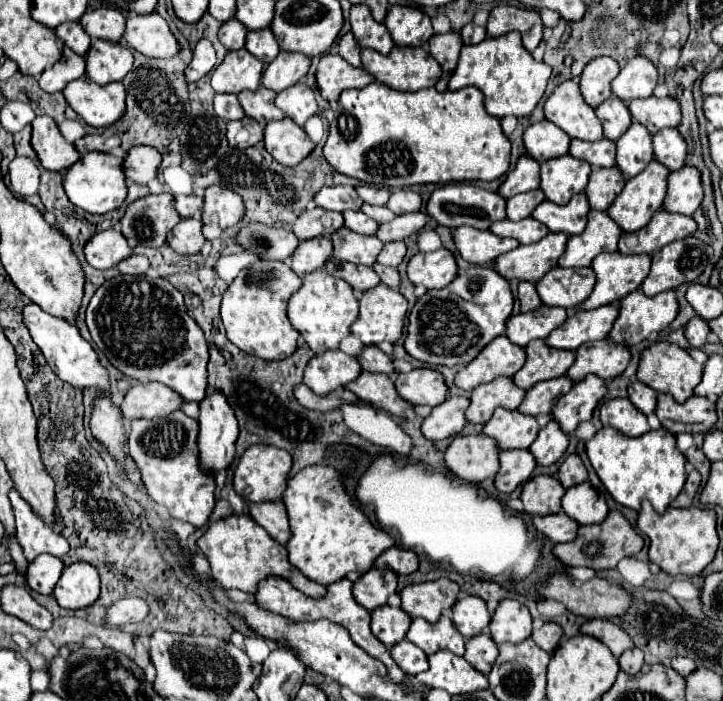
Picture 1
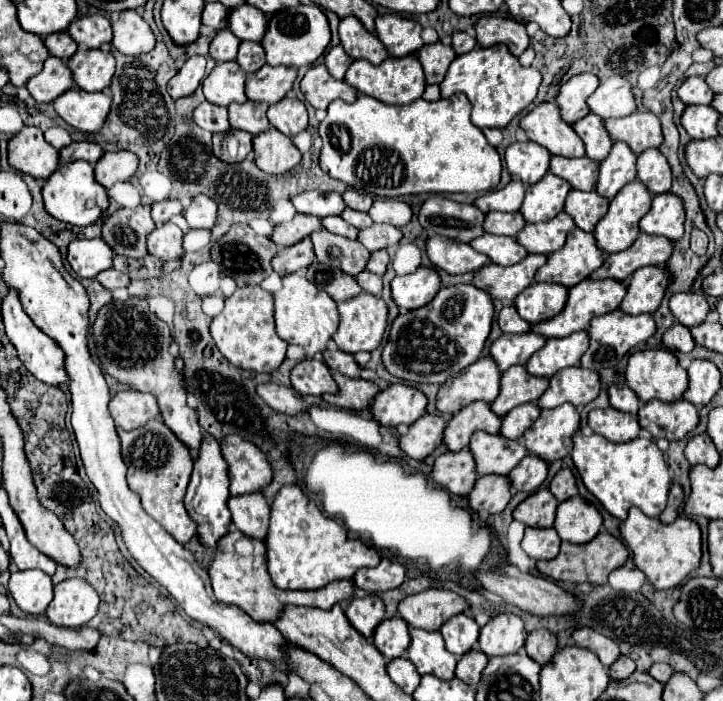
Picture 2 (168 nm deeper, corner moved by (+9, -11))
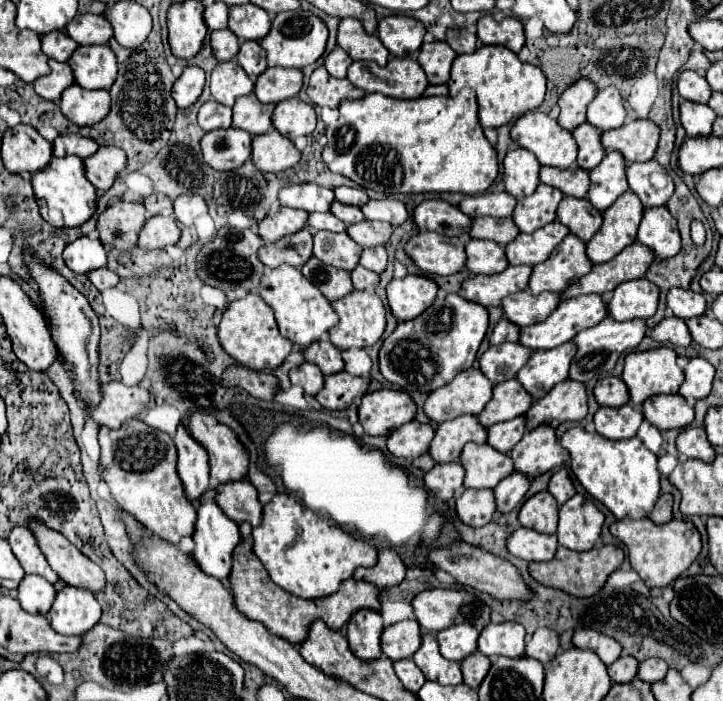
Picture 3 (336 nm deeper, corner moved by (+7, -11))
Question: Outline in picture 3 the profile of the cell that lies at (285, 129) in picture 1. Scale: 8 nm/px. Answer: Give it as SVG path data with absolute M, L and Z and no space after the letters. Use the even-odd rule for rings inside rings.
M271 128L271 132L253 138L251 158L257 170L279 172L295 166L301 158L301 152L293 146L291 140L287 140L285 136L279 136L279 132Z

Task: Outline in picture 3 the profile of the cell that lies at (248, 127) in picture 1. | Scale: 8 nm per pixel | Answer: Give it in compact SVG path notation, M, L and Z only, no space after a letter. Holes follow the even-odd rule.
M237 128L205 132L201 154L213 170L235 170L251 156L251 136Z

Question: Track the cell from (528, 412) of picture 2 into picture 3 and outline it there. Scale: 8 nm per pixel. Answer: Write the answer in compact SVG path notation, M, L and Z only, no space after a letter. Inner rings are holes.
M517 416L511 422L503 422L487 428L487 444L497 452L507 454L521 440L523 434L525 434L525 416Z

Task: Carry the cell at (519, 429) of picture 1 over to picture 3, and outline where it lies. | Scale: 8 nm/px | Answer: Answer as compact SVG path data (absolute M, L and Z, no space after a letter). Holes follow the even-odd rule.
M465 444L459 462L465 468L465 488L491 490L511 474L511 460L507 460L507 454L495 452L489 444Z

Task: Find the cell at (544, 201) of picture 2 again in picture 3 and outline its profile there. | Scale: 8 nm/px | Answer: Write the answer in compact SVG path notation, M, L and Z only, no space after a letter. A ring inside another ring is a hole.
M539 184L537 190L519 200L513 210L513 222L519 228L519 232L531 234L537 228L543 228L545 224L555 220L555 210L561 202L563 194L555 192L555 188L547 188L545 184Z

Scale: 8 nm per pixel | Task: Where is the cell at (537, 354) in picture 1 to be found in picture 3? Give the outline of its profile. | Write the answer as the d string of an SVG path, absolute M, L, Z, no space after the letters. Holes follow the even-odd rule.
M515 378L505 380L503 384L497 384L493 388L491 400L479 414L479 424L489 428L493 424L523 416L529 410L531 402L533 402L531 396L527 396L527 392L523 392L523 386Z

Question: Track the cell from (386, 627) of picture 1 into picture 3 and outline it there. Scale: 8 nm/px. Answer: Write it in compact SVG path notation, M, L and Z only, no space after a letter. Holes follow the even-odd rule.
M403 620L391 624L381 634L381 650L393 662L411 658L419 650L419 646L421 646L421 628L417 620Z

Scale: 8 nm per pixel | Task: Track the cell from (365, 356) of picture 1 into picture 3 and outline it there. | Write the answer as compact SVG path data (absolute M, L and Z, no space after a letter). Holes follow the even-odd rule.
M321 338L315 344L303 346L301 354L303 354L305 362L317 364L323 374L335 374L335 372L343 370L341 352L329 342L329 338Z

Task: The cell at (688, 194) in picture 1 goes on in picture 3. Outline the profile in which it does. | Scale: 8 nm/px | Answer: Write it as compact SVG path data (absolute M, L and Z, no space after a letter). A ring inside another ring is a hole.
M665 206L643 212L643 220L637 232L637 242L647 246L657 260L667 260L681 250L681 236L677 220Z

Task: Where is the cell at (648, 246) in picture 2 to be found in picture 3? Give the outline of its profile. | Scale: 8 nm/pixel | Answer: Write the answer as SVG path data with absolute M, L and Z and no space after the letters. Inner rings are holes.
M635 242L635 244L627 246L623 252L619 252L615 258L611 258L611 262L593 266L587 276L583 276L581 280L569 284L559 298L567 300L567 298L581 296L581 294L605 294L605 292L611 292L621 282L643 278L647 268L651 266L653 258L655 256L647 246Z

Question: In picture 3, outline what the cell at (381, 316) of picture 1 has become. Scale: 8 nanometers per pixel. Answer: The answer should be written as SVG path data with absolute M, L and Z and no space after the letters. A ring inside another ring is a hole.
M353 290L347 296L331 302L335 314L339 316L337 326L333 326L329 330L329 340L339 348L339 350L347 350L347 348L367 348L373 346L383 330L385 330L385 308L381 298L375 292L367 292L367 290Z

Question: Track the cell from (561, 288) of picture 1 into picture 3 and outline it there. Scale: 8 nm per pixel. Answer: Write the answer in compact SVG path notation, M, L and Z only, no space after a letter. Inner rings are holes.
M523 290L505 296L501 308L503 308L503 316L509 322L513 322L519 328L525 328L545 320L557 308L557 304L559 300L555 300L553 292L543 292L539 296L533 296L531 292Z

